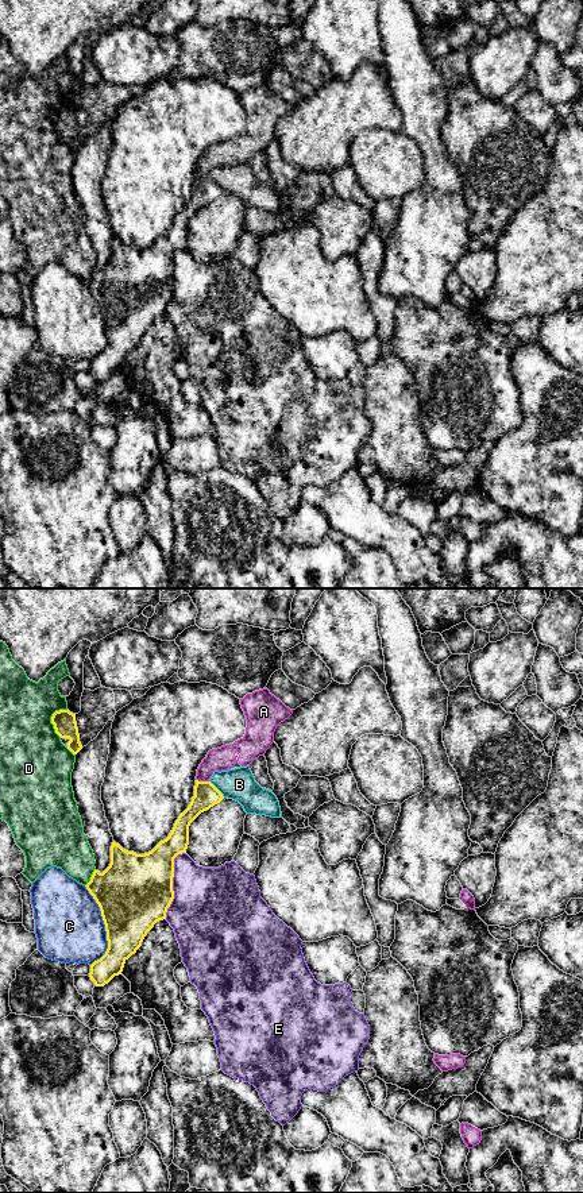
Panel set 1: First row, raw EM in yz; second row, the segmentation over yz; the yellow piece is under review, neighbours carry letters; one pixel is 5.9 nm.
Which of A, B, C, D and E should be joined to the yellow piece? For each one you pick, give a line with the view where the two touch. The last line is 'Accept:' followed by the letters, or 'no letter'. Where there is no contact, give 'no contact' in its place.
A: yz
Accept: A

